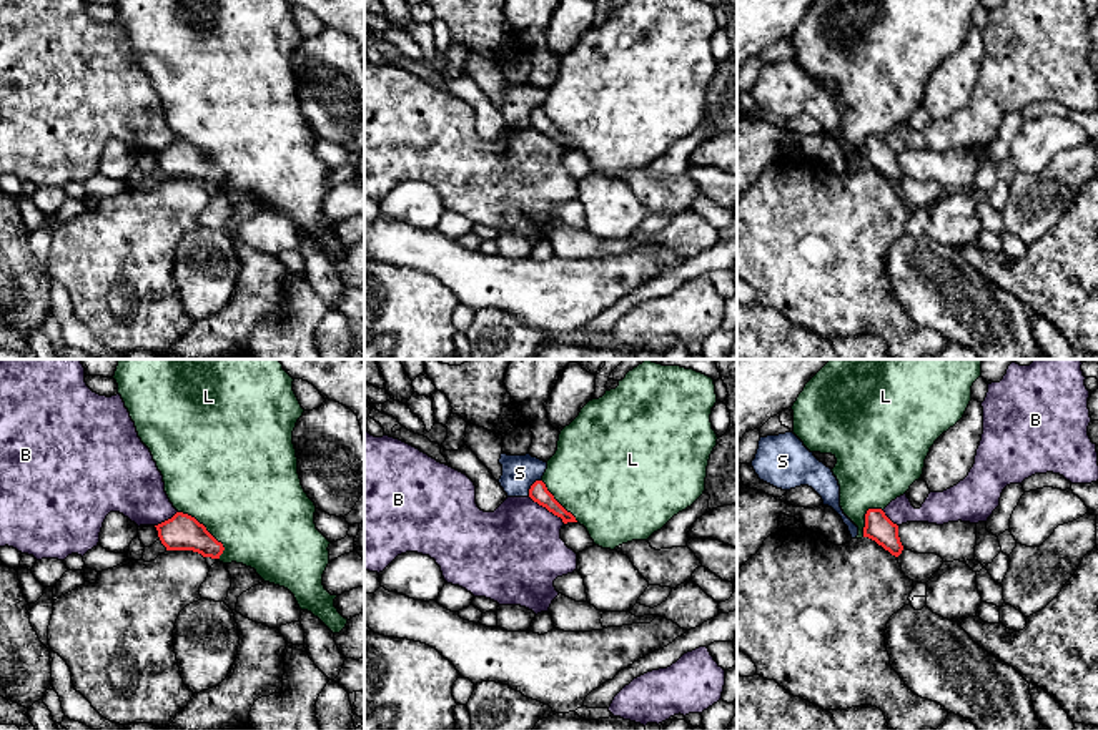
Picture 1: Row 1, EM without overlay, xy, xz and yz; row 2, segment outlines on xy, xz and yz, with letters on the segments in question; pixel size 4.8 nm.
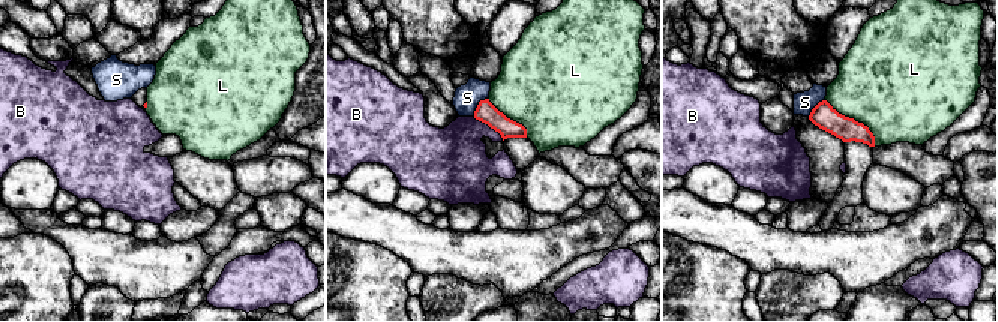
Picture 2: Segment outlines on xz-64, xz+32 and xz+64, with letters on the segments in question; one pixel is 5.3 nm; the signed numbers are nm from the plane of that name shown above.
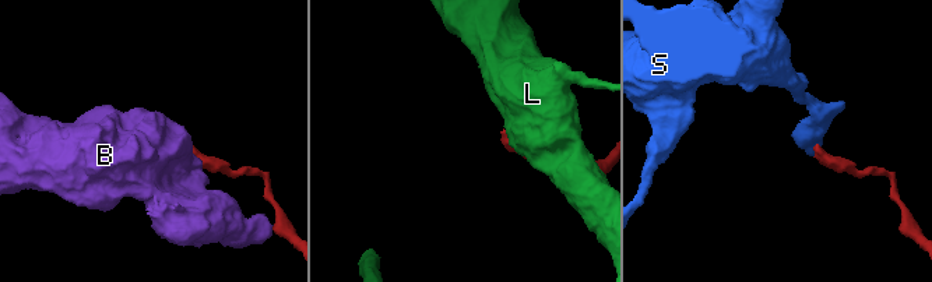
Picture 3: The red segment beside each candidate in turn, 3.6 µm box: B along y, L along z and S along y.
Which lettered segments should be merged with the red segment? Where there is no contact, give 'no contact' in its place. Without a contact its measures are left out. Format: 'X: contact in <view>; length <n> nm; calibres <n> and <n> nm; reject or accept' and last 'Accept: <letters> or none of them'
B: contact in xz; length 220 nm; calibres 90 and 440 nm; reject
L: contact in xy; length 300 nm; calibres 180 and 500 nm; reject
S: contact in xz; length 110 nm; calibres 90 and 170 nm; reject
Accept: none of them

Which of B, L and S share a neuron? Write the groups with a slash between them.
B / L / S

